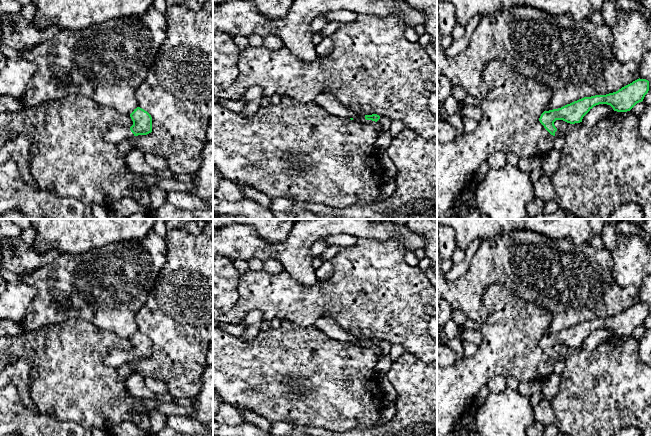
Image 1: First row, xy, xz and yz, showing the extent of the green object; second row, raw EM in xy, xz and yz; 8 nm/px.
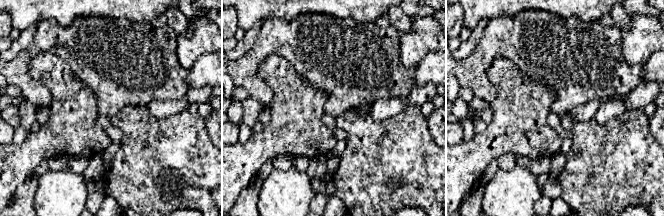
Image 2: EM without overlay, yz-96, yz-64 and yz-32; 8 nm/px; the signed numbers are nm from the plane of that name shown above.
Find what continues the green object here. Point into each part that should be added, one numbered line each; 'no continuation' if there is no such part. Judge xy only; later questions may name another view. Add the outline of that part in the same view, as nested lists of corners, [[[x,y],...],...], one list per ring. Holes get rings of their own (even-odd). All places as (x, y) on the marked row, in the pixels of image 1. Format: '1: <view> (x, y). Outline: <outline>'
1: xy (117, 133). Outline: [[[112,125],[105,134],[105,141],[118,144],[125,139],[134,137],[129,127],[123,125]]]

